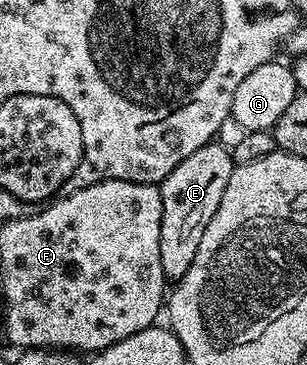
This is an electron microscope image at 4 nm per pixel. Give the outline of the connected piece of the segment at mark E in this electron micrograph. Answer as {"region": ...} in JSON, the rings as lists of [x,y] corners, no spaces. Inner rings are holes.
{"region":[[[216,144],[203,145],[194,155],[186,155],[158,185],[162,195],[160,258],[165,278],[172,283],[181,281],[186,271],[190,271],[190,263],[194,263],[194,255],[198,255],[198,243],[202,243],[202,231],[206,231],[206,223],[214,219],[214,211],[218,211],[218,203],[222,203],[222,191],[226,191],[226,183],[230,183],[234,168],[232,154],[225,146],[223,149]]]}

